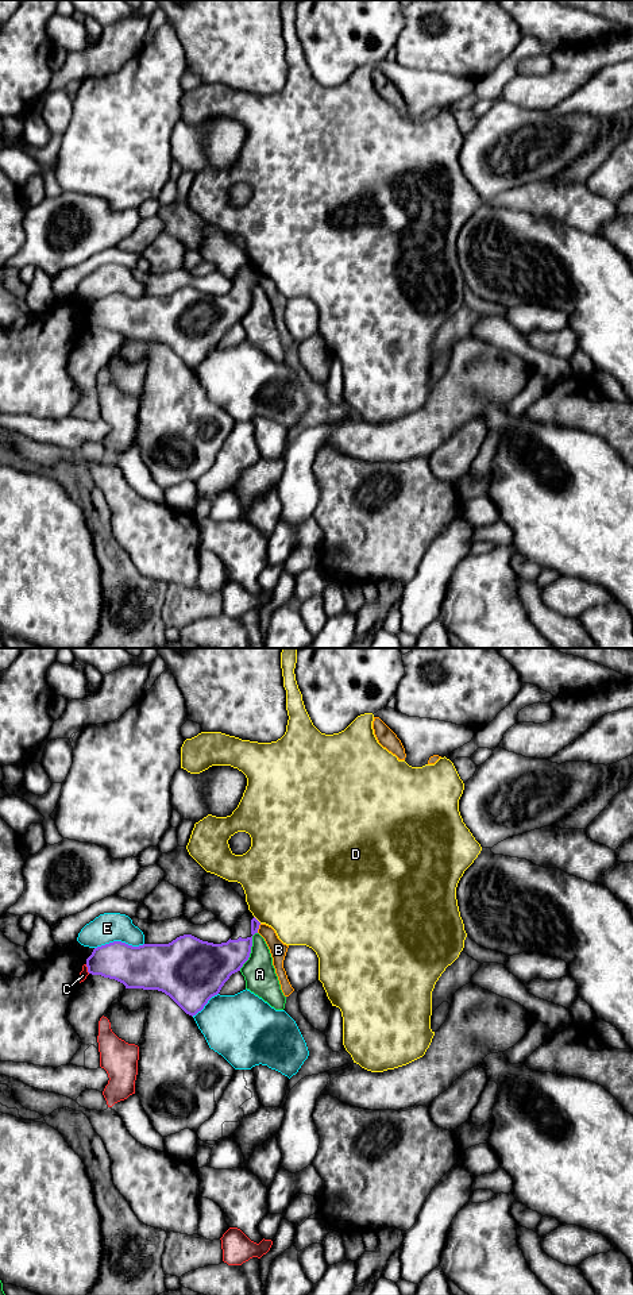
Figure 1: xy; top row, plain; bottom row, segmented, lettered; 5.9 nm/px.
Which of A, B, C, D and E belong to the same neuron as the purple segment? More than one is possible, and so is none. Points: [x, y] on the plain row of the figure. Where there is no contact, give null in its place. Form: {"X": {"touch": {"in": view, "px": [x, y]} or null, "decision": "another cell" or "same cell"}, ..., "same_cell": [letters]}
{"A": {"touch": {"in": "xy", "px": [250, 303]}, "decision": "another cell"}, "B": {"touch": {"in": "xy", "px": [258, 280]}, "decision": "another cell"}, "C": {"touch": {"in": "xy", "px": [88, 320]}, "decision": "another cell"}, "D": {"touch": {"in": "xy", "px": [257, 272]}, "decision": "another cell"}, "E": {"touch": {"in": "xy", "px": [119, 293]}, "decision": "another cell"}, "same_cell": []}

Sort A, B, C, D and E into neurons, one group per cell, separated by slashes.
A / B / C / D / E

